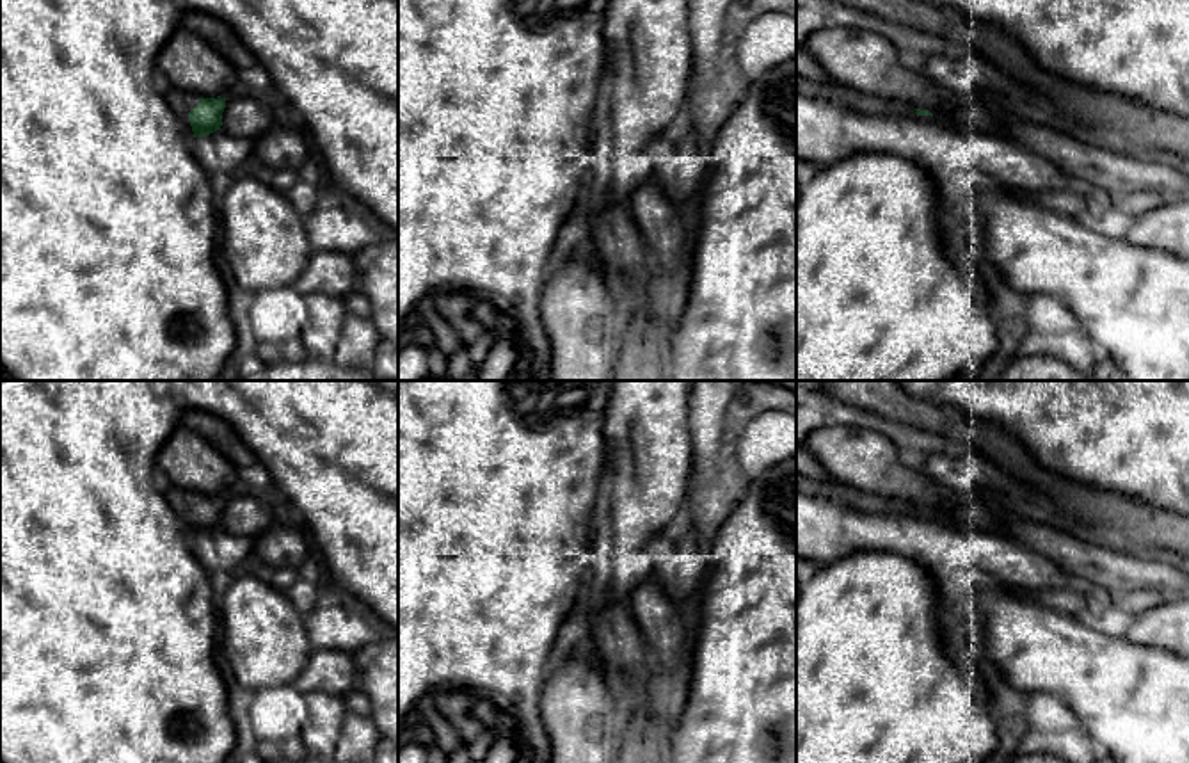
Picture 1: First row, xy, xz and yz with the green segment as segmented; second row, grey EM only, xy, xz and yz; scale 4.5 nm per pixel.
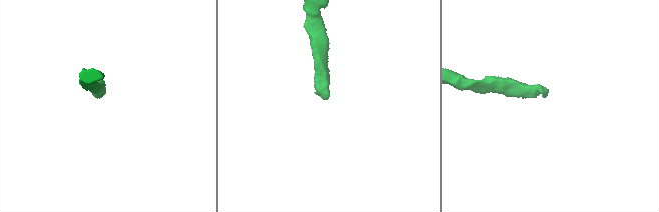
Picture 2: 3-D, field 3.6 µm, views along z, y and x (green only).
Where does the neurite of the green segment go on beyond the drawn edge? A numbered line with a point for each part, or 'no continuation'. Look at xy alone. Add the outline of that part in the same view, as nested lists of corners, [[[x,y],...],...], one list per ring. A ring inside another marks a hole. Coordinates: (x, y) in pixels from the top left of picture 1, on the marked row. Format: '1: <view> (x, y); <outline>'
1: xy (226, 153); [[[217,130],[204,137],[210,171],[236,176],[252,164],[254,142]]]

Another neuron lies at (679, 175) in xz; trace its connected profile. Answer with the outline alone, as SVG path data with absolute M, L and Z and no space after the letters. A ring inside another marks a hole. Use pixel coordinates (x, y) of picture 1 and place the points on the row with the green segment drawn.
M677 149L652 169L652 180L661 187L672 205L698 194L706 176L707 169L702 155L688 155Z

